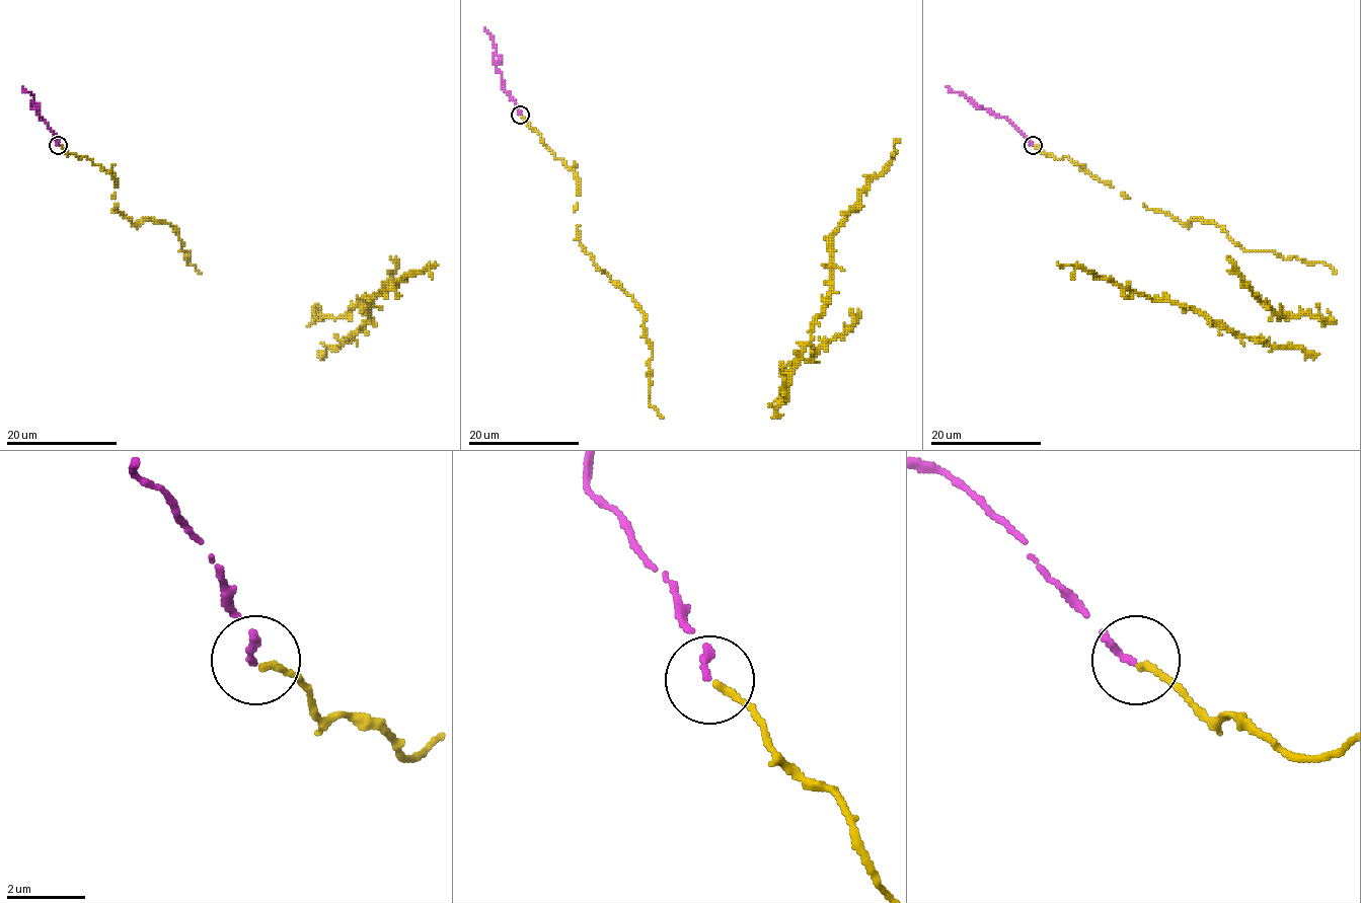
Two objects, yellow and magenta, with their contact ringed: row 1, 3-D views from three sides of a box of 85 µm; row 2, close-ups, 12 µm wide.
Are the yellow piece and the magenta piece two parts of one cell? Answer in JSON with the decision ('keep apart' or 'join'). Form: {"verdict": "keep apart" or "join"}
{"verdict": "join"}

